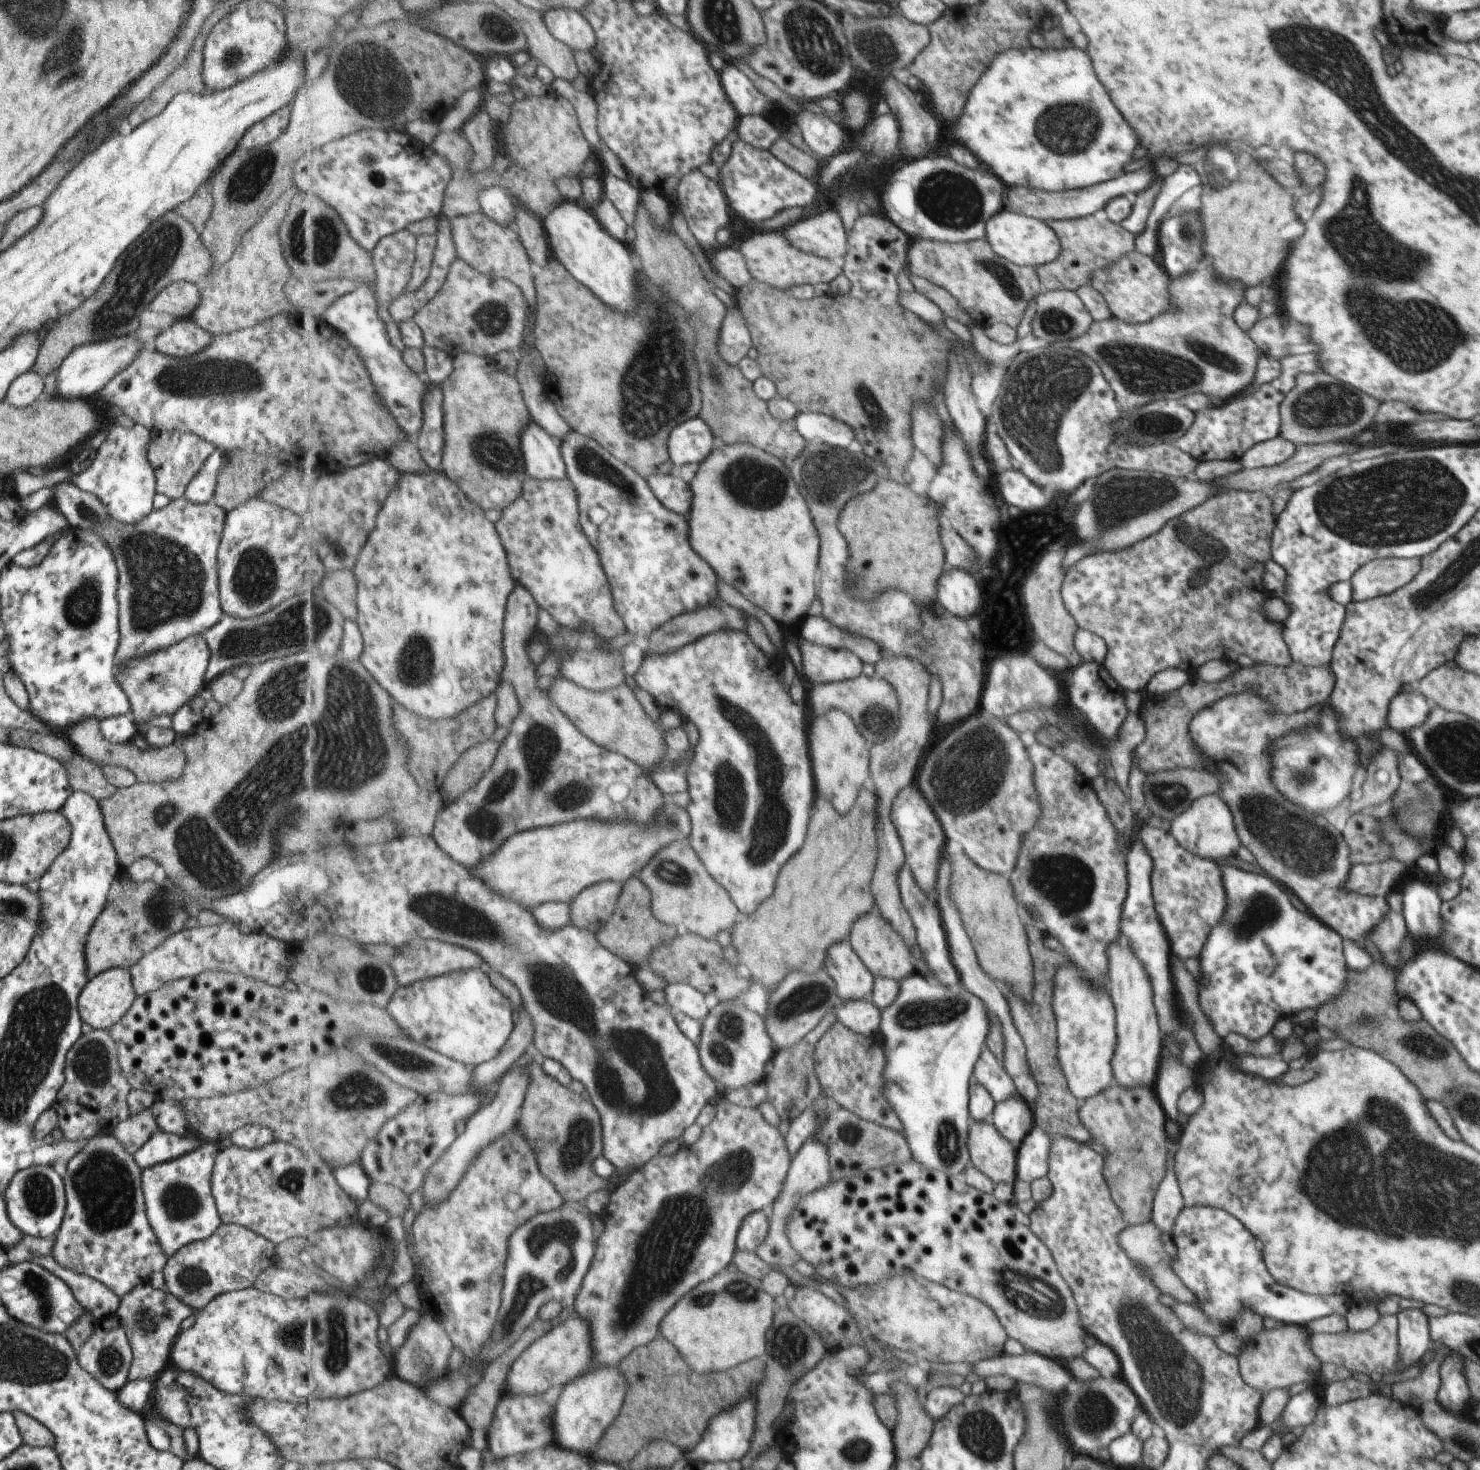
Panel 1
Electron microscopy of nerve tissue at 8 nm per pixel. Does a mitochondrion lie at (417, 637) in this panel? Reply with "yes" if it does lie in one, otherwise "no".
yes

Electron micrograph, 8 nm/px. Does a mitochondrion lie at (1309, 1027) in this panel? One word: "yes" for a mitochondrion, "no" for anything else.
no

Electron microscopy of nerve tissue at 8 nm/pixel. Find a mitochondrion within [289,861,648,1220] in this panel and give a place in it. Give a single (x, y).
(354, 1091)

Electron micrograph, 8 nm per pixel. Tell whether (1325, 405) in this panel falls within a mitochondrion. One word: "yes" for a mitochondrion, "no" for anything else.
yes

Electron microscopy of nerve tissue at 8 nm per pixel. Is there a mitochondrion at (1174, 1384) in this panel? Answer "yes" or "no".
yes

